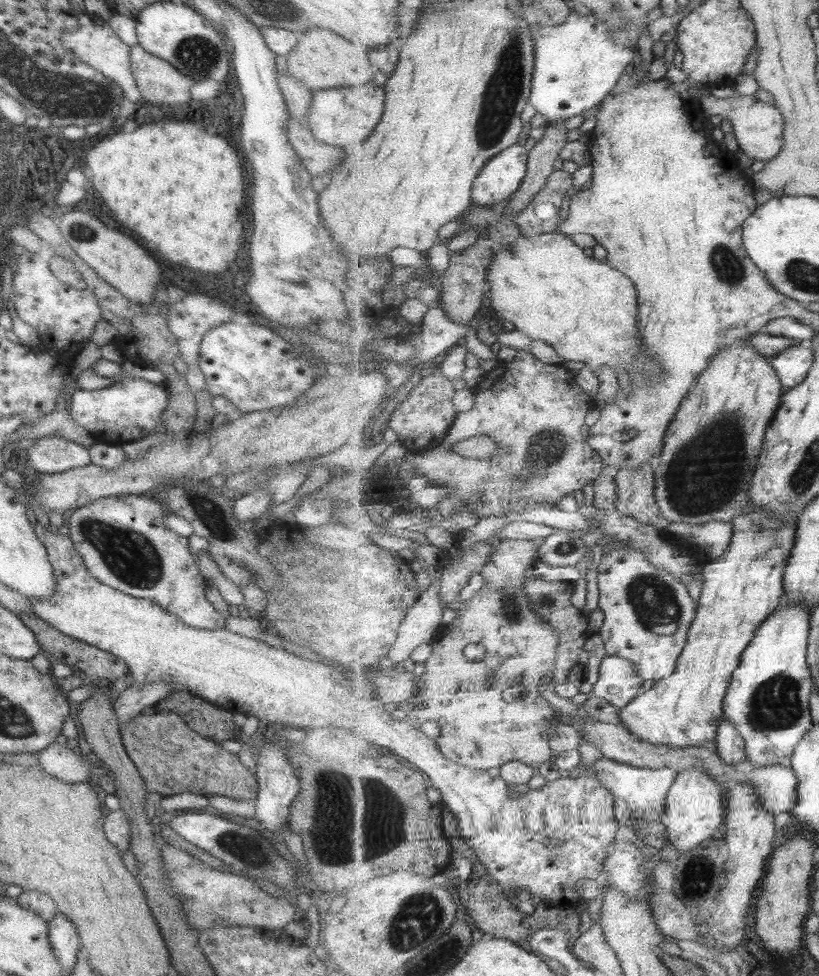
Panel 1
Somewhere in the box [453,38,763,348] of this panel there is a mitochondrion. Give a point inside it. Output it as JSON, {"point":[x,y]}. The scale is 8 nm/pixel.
{"point":[725,264]}

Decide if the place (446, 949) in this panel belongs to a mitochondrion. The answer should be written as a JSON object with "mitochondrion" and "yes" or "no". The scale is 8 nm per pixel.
{"mitochondrion":"yes"}

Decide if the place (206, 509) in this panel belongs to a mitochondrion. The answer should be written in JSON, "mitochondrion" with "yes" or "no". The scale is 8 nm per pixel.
{"mitochondrion":"yes"}

